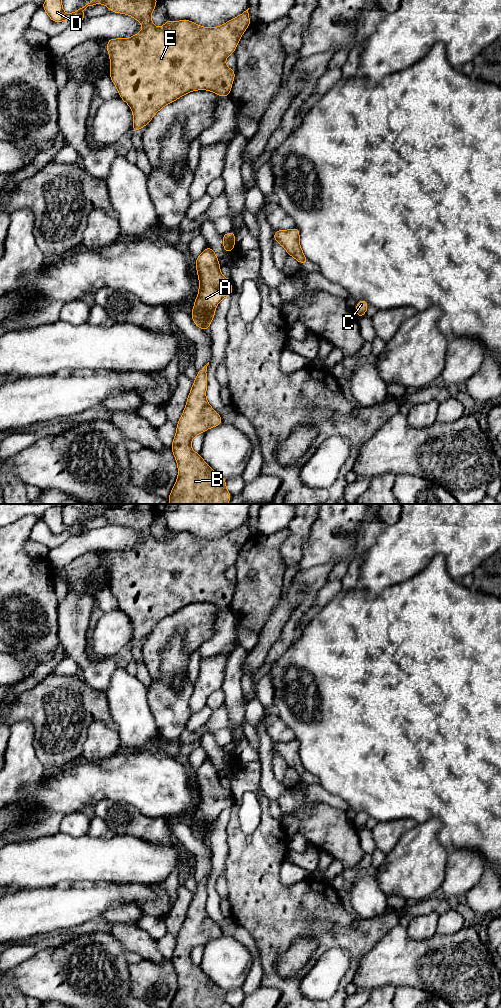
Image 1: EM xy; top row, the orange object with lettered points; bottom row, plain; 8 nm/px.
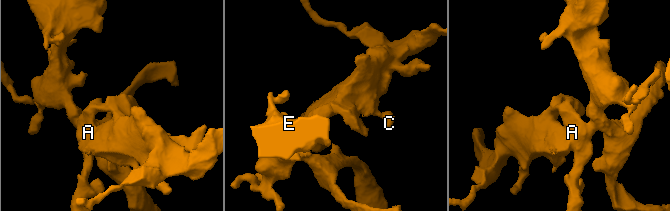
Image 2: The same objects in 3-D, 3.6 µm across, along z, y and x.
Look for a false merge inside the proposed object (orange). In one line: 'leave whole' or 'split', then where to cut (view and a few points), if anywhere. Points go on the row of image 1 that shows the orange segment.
leave whole; no cut

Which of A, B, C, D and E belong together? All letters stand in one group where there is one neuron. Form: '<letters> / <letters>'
A B C D E

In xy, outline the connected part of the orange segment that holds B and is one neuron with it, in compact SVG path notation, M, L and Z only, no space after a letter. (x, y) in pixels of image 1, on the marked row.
M209 362L197 372L170 447L178 464L178 478L167 498L170 504L227 504L232 498L232 494L227 491L225 486L226 479L213 471L202 459L200 453L193 452L191 448L191 440L197 434L204 433L207 429L219 426L224 422L206 400L208 365Z

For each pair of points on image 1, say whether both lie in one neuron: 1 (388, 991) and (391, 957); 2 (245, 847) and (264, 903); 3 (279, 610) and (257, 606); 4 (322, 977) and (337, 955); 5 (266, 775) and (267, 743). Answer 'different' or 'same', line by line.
1: different
2: same
3: different
4: same
5: same

